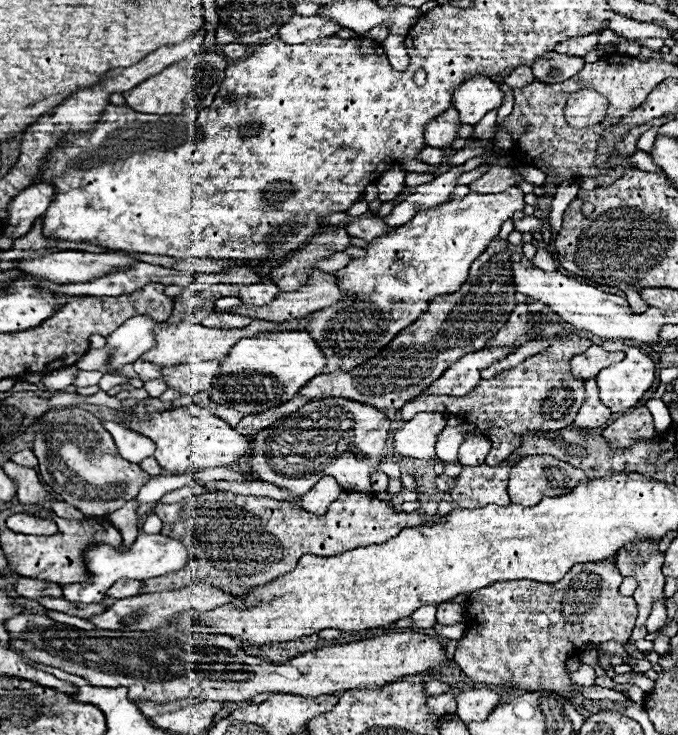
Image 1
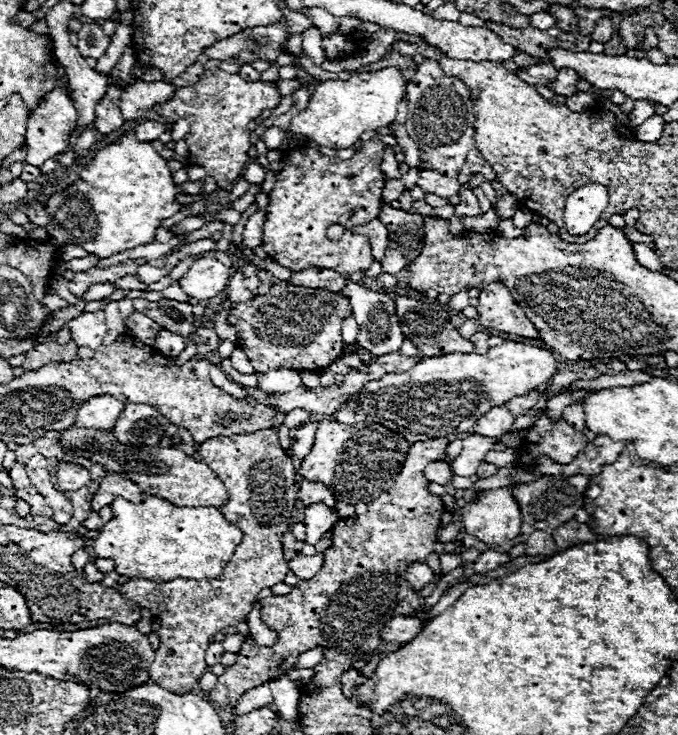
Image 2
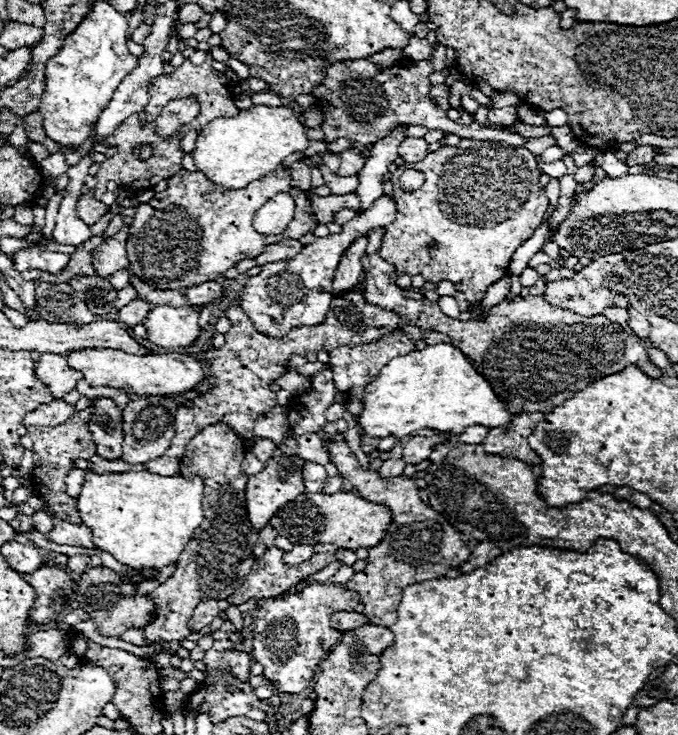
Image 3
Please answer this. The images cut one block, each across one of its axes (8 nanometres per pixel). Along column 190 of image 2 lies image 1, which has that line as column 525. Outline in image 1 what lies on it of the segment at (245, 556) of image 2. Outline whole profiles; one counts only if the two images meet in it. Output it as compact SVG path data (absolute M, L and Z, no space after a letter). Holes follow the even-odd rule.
M612 560L574 564L566 576L556 584L540 584L534 580L518 580L518 582L500 582L470 594L466 606L466 638L458 640L458 648L454 654L454 662L460 670L470 676L474 682L496 684L504 688L536 692L536 690L552 690L570 698L576 694L578 686L572 684L566 674L566 658L570 652L580 650L582 646L598 646L608 640L616 640L624 644L630 638L634 628L638 606L632 596L620 596L618 586L622 576Z

